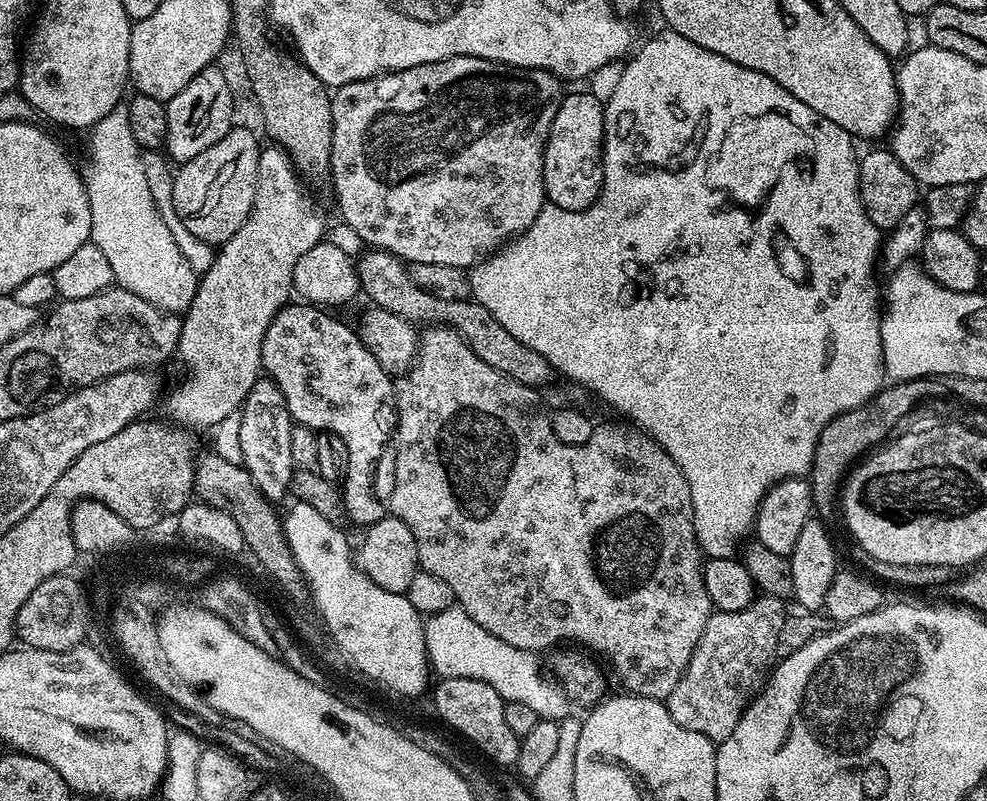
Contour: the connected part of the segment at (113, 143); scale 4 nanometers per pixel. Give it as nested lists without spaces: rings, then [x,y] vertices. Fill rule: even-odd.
[[[120,103],[88,132],[88,160],[84,165],[87,196],[91,206],[89,241],[109,259],[113,281],[146,299],[160,311],[187,311],[199,277],[180,252],[160,216],[148,189],[142,151],[130,129],[129,110]]]

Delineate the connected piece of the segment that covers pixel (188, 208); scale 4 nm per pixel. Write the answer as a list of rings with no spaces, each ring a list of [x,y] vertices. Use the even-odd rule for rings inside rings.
[[[234,126],[210,150],[202,150],[202,154],[183,161],[175,169],[173,175],[173,206],[177,211],[178,218],[182,220],[184,227],[190,230],[195,237],[200,238],[213,246],[224,244],[246,222],[250,210],[254,206],[254,194],[256,193],[256,175],[258,174],[258,158],[260,157],[261,141],[256,141],[256,136],[248,128]]]

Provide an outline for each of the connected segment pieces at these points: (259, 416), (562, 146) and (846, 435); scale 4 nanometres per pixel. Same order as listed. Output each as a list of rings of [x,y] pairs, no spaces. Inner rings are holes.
[[[261,376],[251,387],[239,413],[241,464],[254,479],[259,492],[274,504],[279,503],[280,499],[287,497],[296,473],[291,451],[291,428],[294,421],[286,406],[285,396],[275,380]]]
[[[587,90],[572,92],[561,99],[558,114],[554,114],[554,122],[550,122],[550,134],[544,147],[542,162],[542,182],[547,203],[558,206],[562,210],[581,212],[586,210],[598,198],[604,181],[604,104]]]
[[[940,378],[898,380],[881,387],[880,391],[862,406],[854,410],[846,410],[846,414],[838,414],[838,418],[831,420],[822,430],[822,434],[818,434],[818,442],[814,446],[812,468],[806,477],[809,486],[812,487],[812,506],[815,515],[820,518],[832,516],[835,512],[837,515],[838,501],[842,496],[842,485],[853,465],[865,454],[883,445],[897,431],[895,428],[899,426],[900,419],[910,415],[912,407],[919,400],[945,395],[945,392],[945,381]]]

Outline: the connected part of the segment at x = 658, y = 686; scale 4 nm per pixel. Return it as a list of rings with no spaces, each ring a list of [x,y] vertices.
[[[428,326],[419,333],[416,363],[395,381],[394,387],[396,389],[396,431],[394,433],[396,461],[392,464],[392,493],[386,496],[386,508],[391,515],[401,519],[410,528],[411,533],[414,534],[414,542],[417,543],[419,567],[425,572],[434,574],[434,578],[442,578],[442,582],[449,584],[454,589],[457,605],[462,610],[466,610],[466,614],[470,614],[470,618],[474,618],[474,622],[478,622],[478,626],[482,626],[482,630],[490,630],[490,634],[494,634],[494,638],[502,638],[502,642],[510,642],[510,646],[537,654],[543,653],[543,648],[552,650],[557,646],[589,648],[589,650],[584,650],[589,653],[597,652],[601,656],[599,659],[605,665],[608,663],[612,667],[612,672],[620,679],[620,684],[624,687],[621,689],[625,693],[667,701],[669,694],[674,690],[674,686],[678,686],[678,678],[682,678],[686,666],[690,666],[690,658],[698,646],[698,638],[702,638],[702,634],[706,630],[706,622],[712,617],[714,611],[710,602],[710,594],[706,594],[706,586],[702,582],[704,566],[700,544],[696,541],[696,531],[694,530],[694,510],[690,498],[690,486],[686,482],[682,470],[674,462],[674,458],[667,456],[664,449],[651,436],[639,430],[633,430],[631,427],[628,427],[629,429],[623,428],[620,424],[612,424],[609,428],[593,427],[590,442],[586,442],[582,446],[566,446],[562,442],[558,442],[558,438],[554,438],[549,409],[547,407],[544,409],[544,404],[540,401],[541,393],[537,389],[522,386],[522,382],[514,382],[514,378],[510,378],[506,374],[498,374],[498,370],[494,370],[494,366],[486,366],[486,362],[482,362],[482,358],[478,358],[478,354],[474,354],[474,350],[470,350],[470,346],[466,346],[464,339],[452,328]]]

